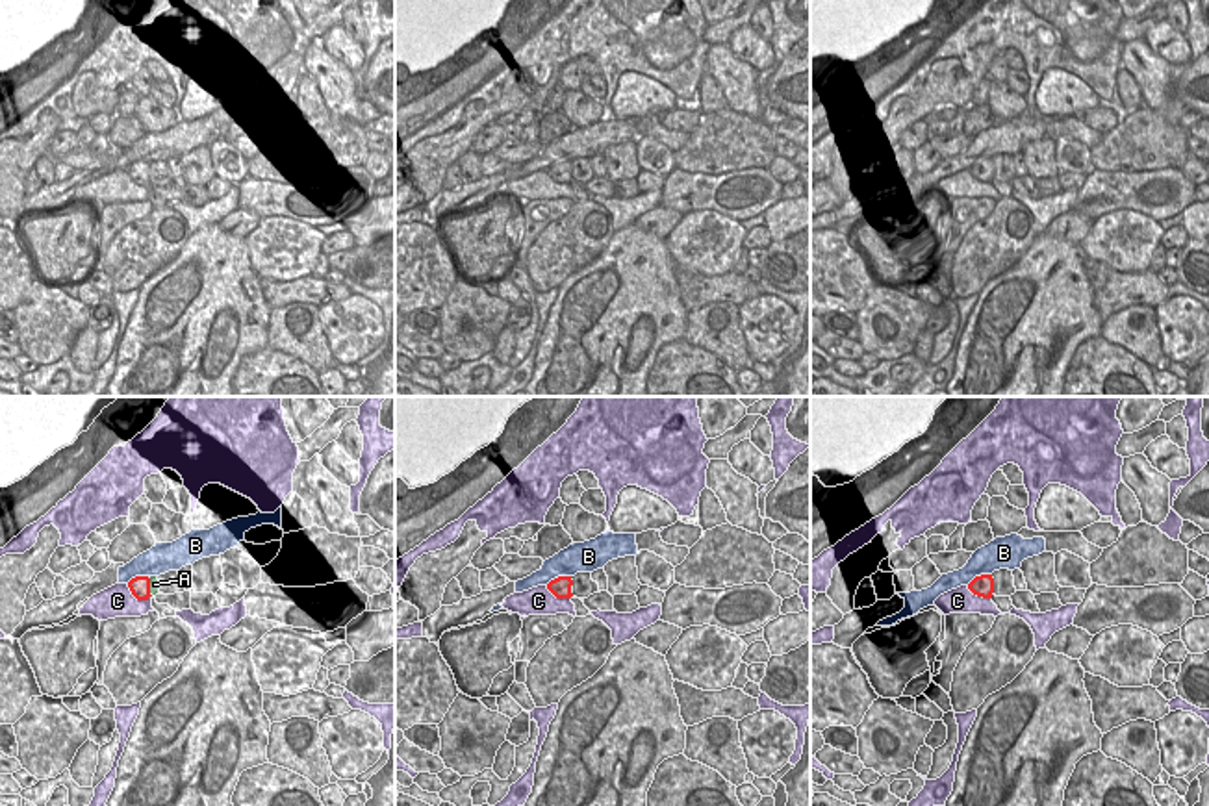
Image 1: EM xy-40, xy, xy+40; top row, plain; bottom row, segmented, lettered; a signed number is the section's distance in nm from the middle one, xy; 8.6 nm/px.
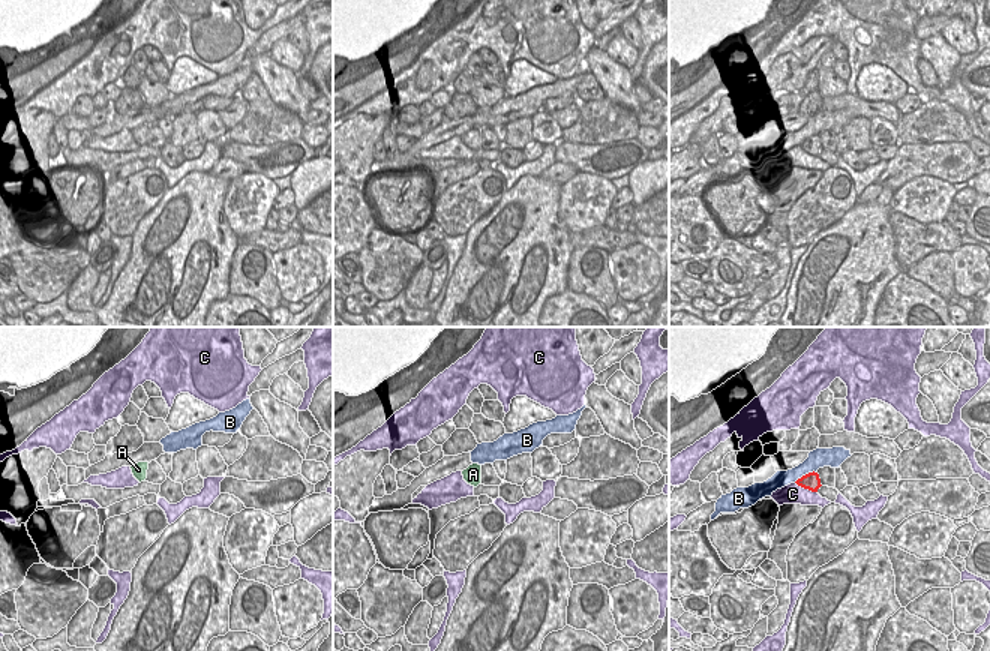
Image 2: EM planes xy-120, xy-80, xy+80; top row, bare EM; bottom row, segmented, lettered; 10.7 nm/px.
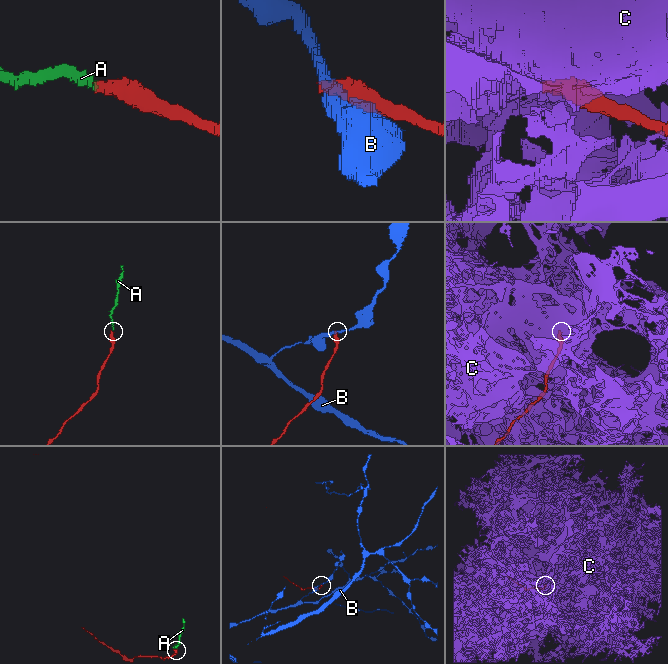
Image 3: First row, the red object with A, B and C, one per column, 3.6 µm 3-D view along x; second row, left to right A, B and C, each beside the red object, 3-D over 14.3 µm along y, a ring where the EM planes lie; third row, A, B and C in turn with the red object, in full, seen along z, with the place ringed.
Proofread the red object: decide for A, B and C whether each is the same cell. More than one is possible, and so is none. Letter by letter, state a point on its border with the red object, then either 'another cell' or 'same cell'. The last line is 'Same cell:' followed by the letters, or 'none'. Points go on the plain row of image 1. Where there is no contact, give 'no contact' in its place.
A: xy-40 (149, 171) | same cell
B: xy (559, 162) | another cell
C: xy-40 (138, 184) | another cell
Same cell: A

